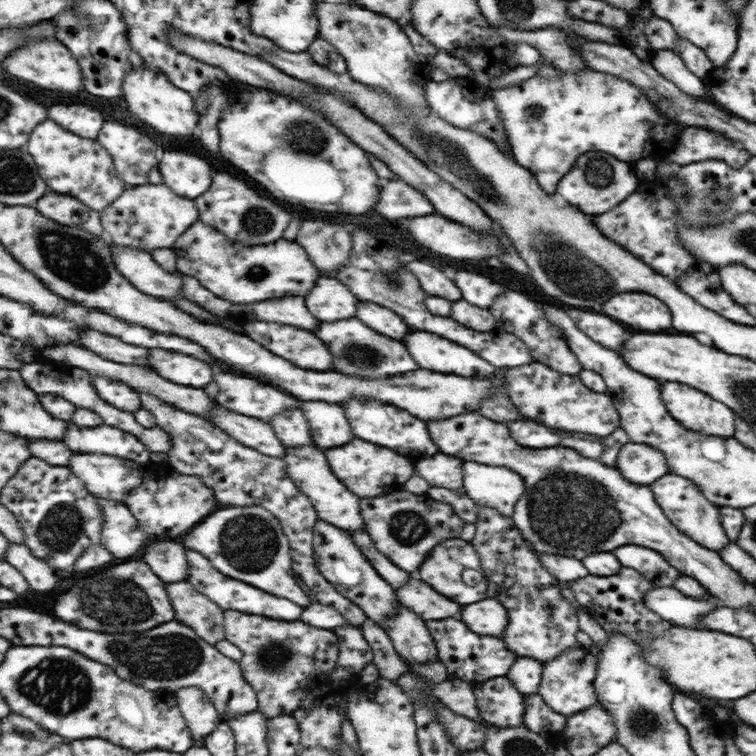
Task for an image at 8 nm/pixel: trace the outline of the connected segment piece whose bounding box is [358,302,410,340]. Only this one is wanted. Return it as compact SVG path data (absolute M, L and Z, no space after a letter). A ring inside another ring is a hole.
M362 302L362 308L358 308L358 318L370 324L370 328L374 328L376 332L384 336L394 336L396 340L402 340L406 334L410 334L410 326L398 316L398 313L378 304Z

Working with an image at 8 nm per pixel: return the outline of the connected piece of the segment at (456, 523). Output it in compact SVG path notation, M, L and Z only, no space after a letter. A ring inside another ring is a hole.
M402 490L375 498L361 498L361 509L364 513L365 532L374 542L375 548L406 572L418 570L438 544L447 539L459 538L465 526L452 506L433 500L426 493L416 495Z

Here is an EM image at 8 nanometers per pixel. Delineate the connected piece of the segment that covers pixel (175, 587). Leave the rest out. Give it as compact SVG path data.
M180 581L170 584L170 596L174 596L174 607L178 610L177 621L190 625L212 645L226 638L222 610L194 583Z

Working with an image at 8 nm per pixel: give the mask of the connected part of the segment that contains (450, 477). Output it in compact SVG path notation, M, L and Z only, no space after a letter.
M438 452L434 456L419 459L414 462L418 468L416 474L428 482L431 487L446 488L466 494L463 489L463 460Z

